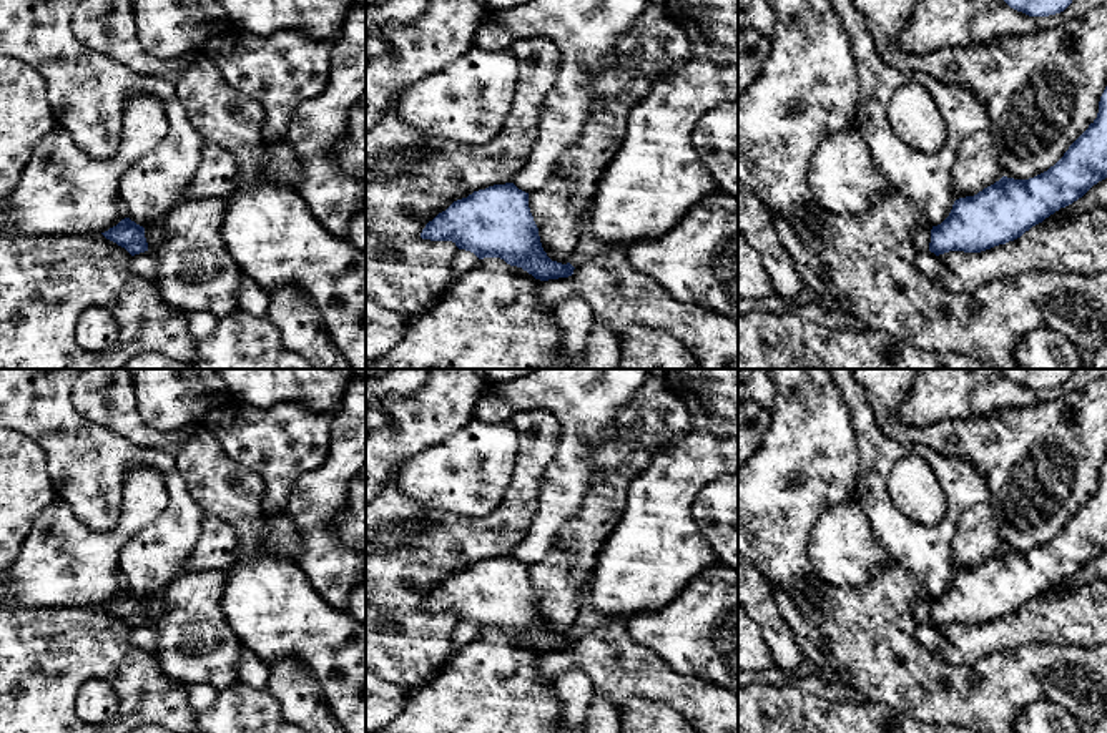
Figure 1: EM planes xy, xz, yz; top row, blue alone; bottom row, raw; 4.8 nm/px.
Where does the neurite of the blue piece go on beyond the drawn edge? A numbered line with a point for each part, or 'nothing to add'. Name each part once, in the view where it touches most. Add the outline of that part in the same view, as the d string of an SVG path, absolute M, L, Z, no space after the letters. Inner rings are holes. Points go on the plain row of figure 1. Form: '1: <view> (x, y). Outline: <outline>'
nothing to add

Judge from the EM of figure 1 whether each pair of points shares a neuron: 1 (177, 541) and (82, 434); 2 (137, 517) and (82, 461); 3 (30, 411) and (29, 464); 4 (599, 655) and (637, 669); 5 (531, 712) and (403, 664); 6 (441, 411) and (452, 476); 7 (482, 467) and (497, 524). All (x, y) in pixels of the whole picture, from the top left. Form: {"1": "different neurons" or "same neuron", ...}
{"1": "same neuron", "2": "different neurons", "3": "different neurons", "4": "same neuron", "5": "different neurons", "6": "different neurons", "7": "different neurons"}

